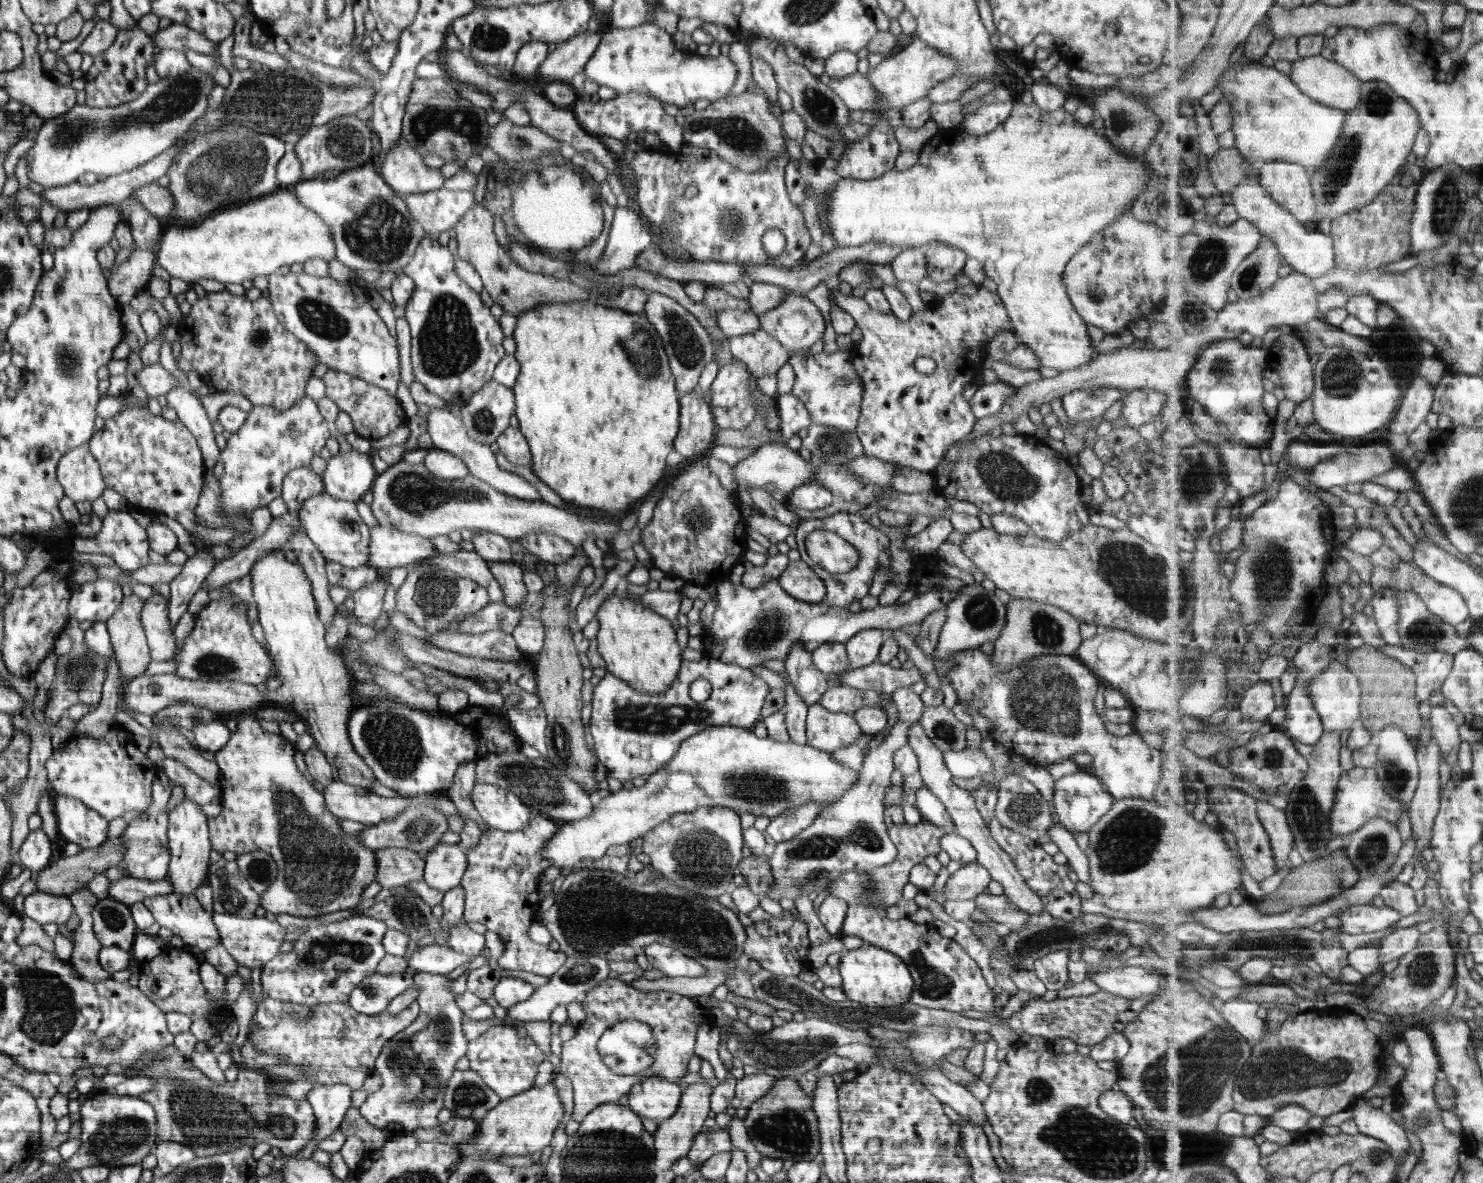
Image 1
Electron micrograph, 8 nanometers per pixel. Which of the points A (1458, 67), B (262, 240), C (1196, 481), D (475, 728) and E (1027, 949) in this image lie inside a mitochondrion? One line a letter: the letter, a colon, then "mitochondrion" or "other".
A: other
B: other
C: mitochondrion
D: other
E: mitochondrion

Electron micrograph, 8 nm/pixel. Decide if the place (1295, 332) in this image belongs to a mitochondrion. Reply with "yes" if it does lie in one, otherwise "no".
no

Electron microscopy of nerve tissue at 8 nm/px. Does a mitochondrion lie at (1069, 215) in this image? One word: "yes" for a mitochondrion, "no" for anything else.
no

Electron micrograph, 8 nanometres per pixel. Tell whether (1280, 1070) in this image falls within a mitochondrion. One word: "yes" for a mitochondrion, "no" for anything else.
yes

